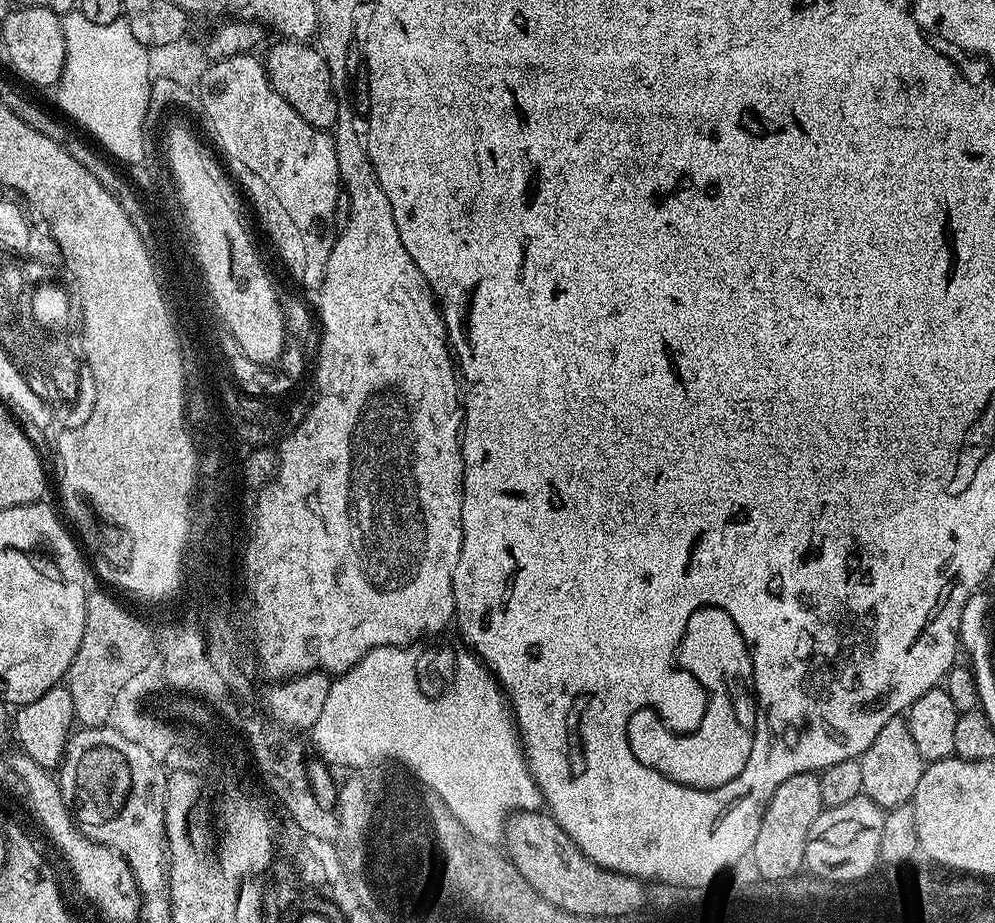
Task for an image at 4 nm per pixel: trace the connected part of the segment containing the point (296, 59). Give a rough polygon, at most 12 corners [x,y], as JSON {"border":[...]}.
{"border":[[281,39],[268,80],[315,128],[338,118],[319,47]]}

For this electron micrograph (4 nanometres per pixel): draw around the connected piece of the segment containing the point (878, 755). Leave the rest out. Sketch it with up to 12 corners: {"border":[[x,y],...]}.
{"border":[[903,715],[858,759],[863,795],[911,801],[926,767]]}

